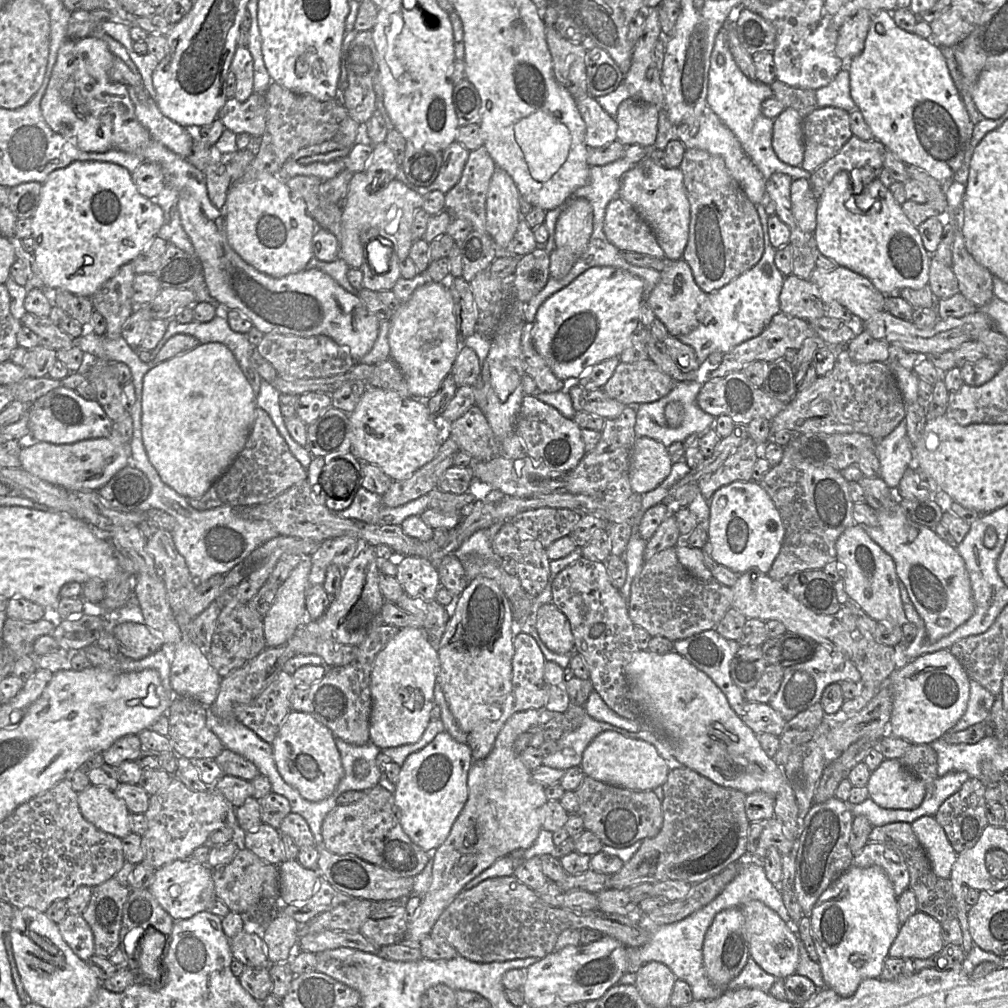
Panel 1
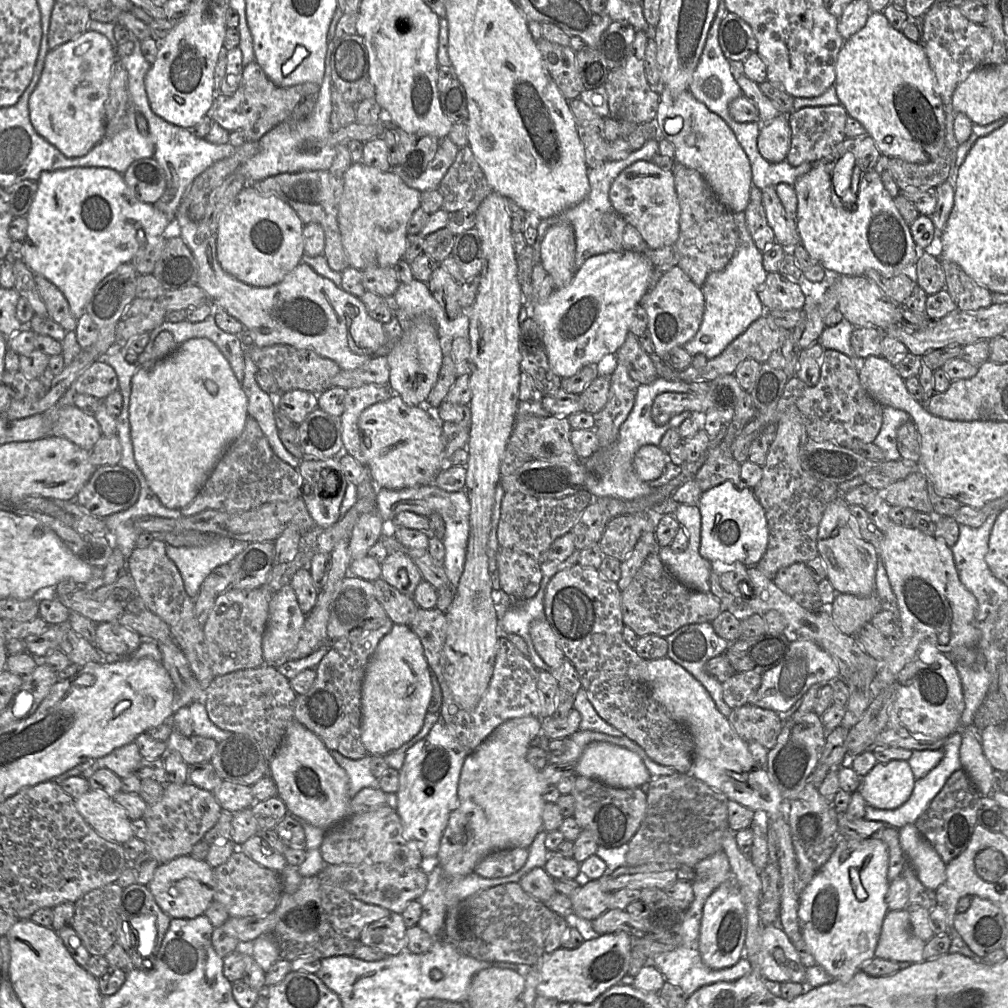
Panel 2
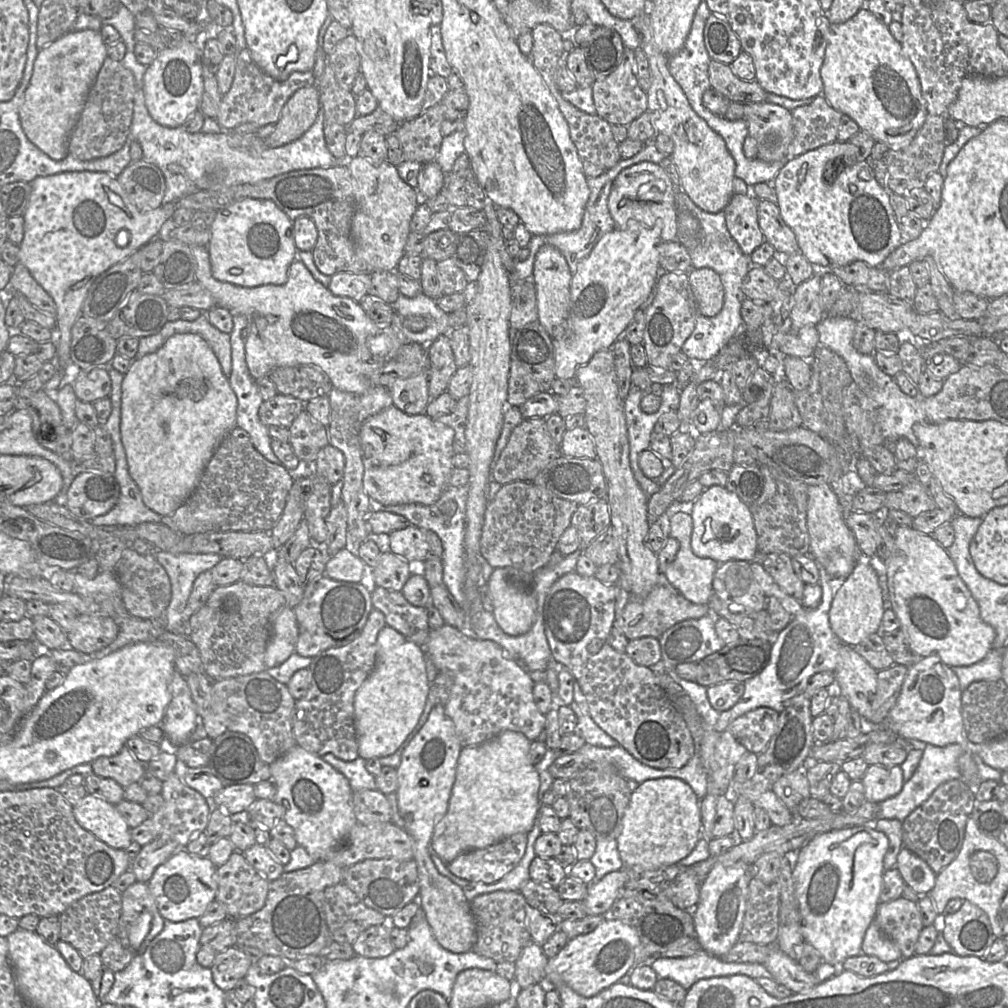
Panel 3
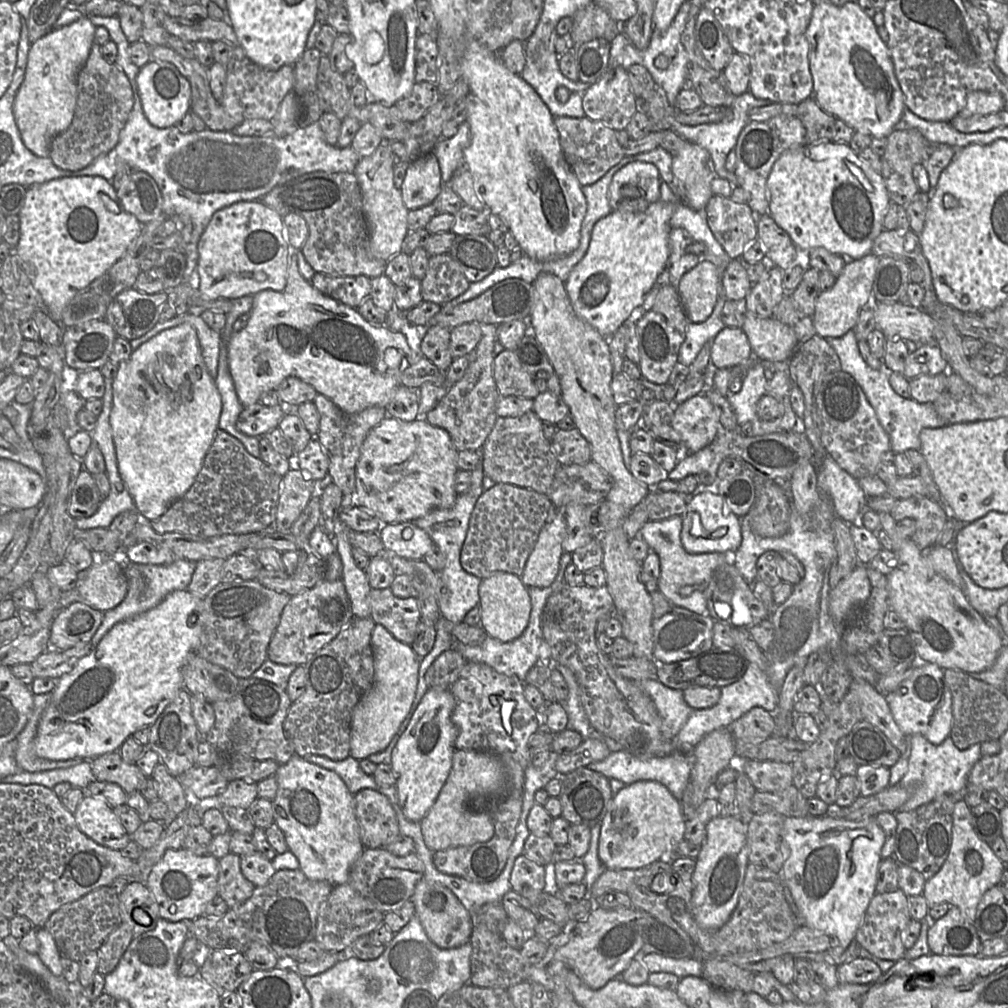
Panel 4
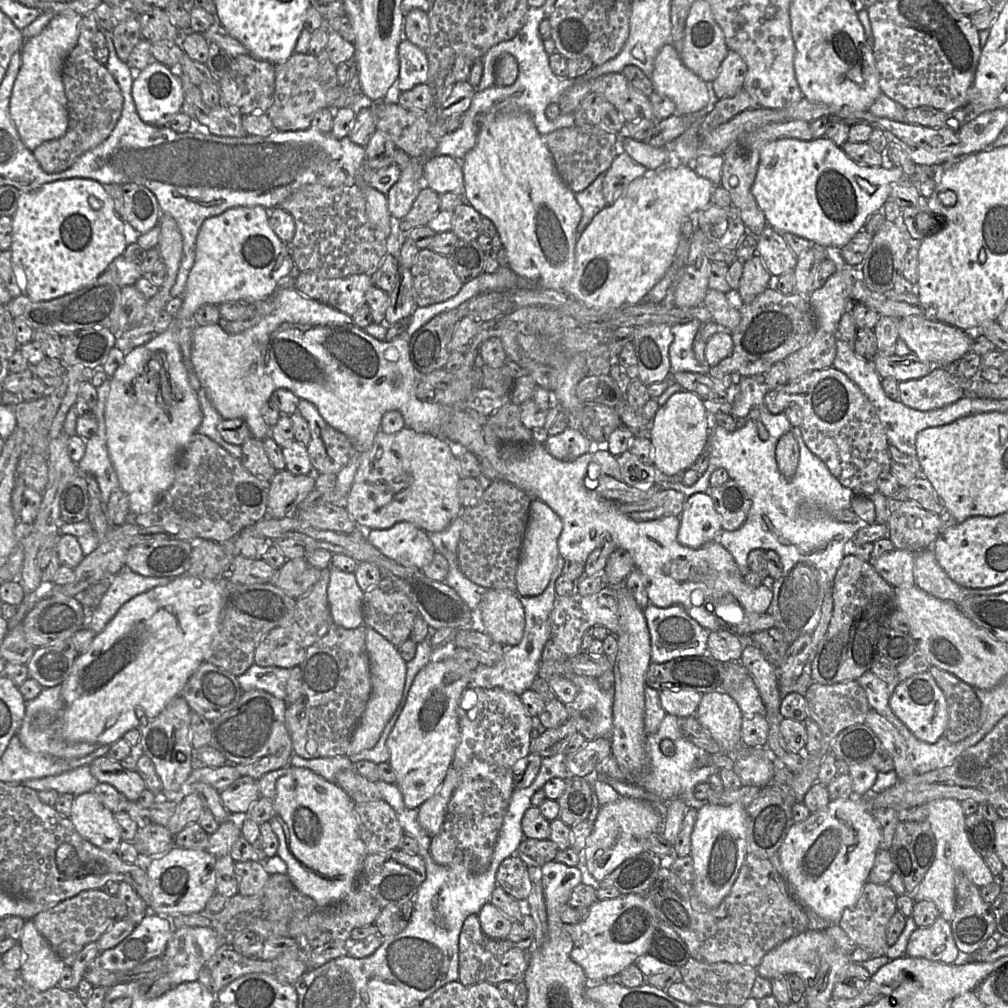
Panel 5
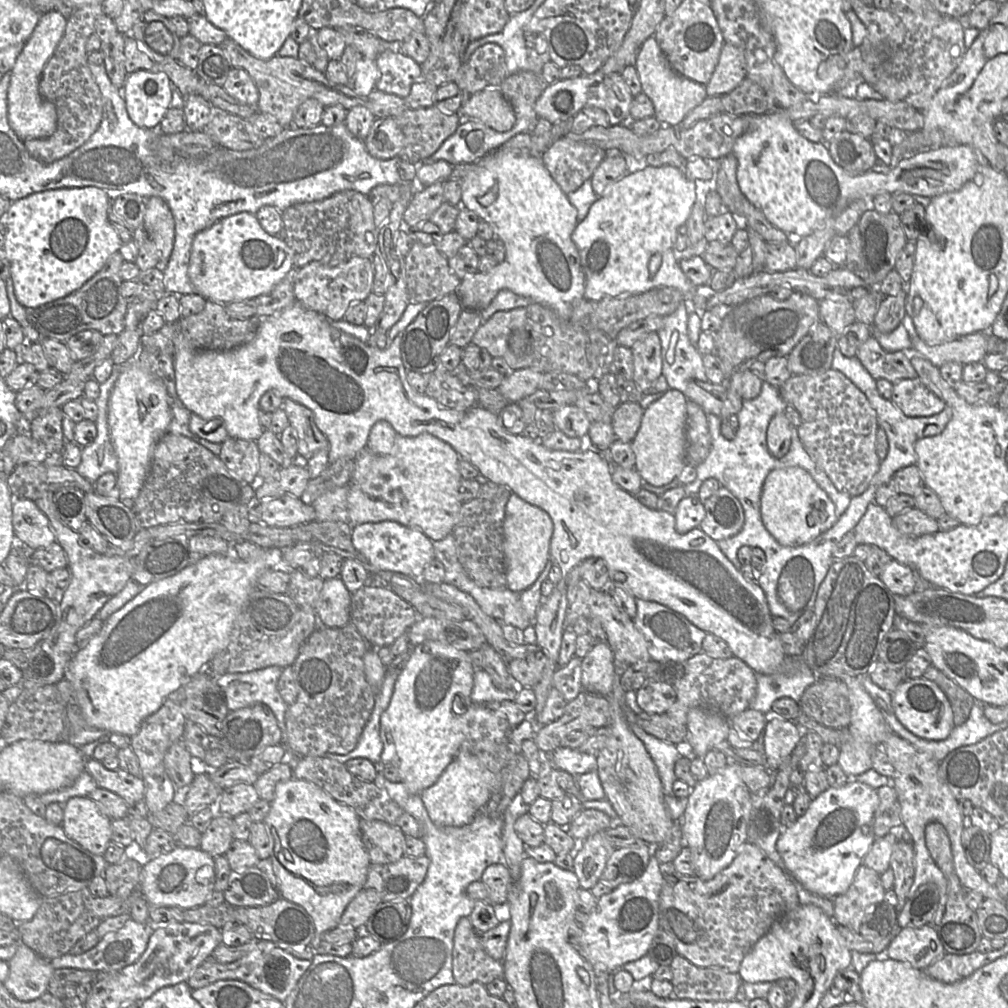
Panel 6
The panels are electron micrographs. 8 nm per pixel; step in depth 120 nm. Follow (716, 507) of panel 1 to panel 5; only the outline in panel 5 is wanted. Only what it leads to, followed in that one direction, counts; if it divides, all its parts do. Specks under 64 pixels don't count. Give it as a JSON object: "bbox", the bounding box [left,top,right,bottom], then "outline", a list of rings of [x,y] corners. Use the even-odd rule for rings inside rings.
{"bbox":[677,493,723,549],"outline":[[[696,493],[688,497],[679,518],[681,524],[677,539],[689,548],[697,549],[716,541],[723,531],[721,516],[708,493]]]}

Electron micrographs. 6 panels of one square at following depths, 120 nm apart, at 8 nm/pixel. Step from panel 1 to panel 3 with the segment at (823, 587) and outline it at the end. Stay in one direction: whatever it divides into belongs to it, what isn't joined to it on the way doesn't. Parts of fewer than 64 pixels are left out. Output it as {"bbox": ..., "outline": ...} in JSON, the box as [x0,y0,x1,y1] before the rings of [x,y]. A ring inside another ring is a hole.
{"bbox":[754,553,805,601],"outline":[[[771,553],[765,557],[758,555],[754,561],[761,562],[766,572],[784,592],[801,601],[805,582],[795,572],[792,557],[783,553]]]}

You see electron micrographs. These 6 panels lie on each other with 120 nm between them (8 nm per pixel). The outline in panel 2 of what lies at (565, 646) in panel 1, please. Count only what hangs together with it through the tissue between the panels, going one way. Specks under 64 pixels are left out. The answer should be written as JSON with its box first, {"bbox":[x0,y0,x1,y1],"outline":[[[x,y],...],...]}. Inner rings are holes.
{"bbox":[530,620,566,673],"outline":[[[534,620],[530,624],[530,636],[536,652],[549,666],[550,672],[558,673],[566,658],[547,620]]]}

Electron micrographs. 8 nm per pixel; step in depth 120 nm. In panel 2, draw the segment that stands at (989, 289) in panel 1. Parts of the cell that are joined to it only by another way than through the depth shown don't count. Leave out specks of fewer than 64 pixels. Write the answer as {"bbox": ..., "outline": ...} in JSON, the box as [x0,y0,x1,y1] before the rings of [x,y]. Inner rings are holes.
{"bbox":[942,261,993,311],"outline":[[[942,261],[946,278],[945,290],[960,311],[977,311],[993,304],[992,293],[978,284],[956,263]]]}

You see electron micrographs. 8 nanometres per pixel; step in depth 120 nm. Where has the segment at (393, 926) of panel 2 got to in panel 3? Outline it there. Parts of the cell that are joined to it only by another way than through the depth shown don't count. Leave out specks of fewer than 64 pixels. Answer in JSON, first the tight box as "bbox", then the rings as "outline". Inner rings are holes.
{"bbox":[352,920,396,958],"outline":[[[388,920],[382,925],[371,926],[356,938],[352,947],[356,955],[367,958],[383,958],[396,948],[390,940],[392,924]]]}

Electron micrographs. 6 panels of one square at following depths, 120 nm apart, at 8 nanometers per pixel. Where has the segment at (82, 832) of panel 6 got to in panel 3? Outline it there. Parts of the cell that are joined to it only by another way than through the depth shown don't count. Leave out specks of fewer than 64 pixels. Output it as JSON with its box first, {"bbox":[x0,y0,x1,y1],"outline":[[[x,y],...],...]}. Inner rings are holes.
{"bbox":[73,794,133,849],"outline":[[[87,794],[73,808],[77,823],[99,840],[116,849],[126,849],[133,841],[131,829],[114,804]]]}

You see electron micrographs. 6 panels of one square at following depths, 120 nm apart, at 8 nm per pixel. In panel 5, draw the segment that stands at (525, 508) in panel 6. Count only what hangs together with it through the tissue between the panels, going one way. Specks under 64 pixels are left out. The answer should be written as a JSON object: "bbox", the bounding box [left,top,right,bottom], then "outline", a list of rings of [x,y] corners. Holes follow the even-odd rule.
{"bbox":[515,499,562,596],"outline":[[[532,499],[515,576],[516,593],[519,596],[537,596],[548,587],[560,556],[558,538],[562,528],[561,518],[550,506],[539,499]]]}

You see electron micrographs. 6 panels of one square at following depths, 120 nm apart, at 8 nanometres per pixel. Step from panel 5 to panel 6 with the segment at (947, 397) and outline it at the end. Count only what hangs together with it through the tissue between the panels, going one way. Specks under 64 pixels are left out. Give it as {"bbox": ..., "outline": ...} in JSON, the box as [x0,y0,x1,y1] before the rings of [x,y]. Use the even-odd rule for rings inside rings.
{"bbox":[890,377,946,417],"outline":[[[917,377],[894,383],[890,400],[908,417],[933,416],[946,407]]]}

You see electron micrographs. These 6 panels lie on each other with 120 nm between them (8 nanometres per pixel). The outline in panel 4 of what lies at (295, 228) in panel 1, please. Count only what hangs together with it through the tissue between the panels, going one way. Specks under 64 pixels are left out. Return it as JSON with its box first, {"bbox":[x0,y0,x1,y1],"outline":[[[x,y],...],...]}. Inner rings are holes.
{"bbox":[197,201,290,300],"outline":[[[239,201],[215,212],[198,242],[197,290],[203,300],[234,300],[263,290],[283,291],[290,248],[283,217],[259,201]]]}

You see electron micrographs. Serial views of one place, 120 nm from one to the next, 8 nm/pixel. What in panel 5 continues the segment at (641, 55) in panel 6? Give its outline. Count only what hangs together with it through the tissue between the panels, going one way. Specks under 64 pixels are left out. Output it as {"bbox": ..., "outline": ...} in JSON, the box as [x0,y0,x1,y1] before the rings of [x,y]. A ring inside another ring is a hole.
{"bbox":[651,44,710,115],"outline":[[[671,44],[664,45],[657,53],[651,82],[654,92],[674,102],[674,115],[694,114],[710,102],[710,85],[683,64]]]}

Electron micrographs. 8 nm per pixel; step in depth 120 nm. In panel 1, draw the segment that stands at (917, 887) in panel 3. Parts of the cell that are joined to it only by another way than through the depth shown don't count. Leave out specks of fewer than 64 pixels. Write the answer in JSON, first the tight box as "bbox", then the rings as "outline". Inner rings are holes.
{"bbox":[911,816,958,878],"outline":[[[934,816],[920,817],[911,823],[911,827],[927,853],[933,872],[938,877],[949,878],[958,854],[943,827]]]}

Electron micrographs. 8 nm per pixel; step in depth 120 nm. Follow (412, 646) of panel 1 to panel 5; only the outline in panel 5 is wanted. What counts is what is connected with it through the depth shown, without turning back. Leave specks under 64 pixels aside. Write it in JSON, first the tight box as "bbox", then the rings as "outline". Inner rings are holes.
{"bbox":[346,627,407,757],"outline":[[[370,627],[366,628],[366,649],[370,662],[372,691],[360,722],[353,733],[346,753],[348,757],[363,750],[372,749],[377,744],[402,699],[406,680],[407,662],[401,657],[397,647]]]}

